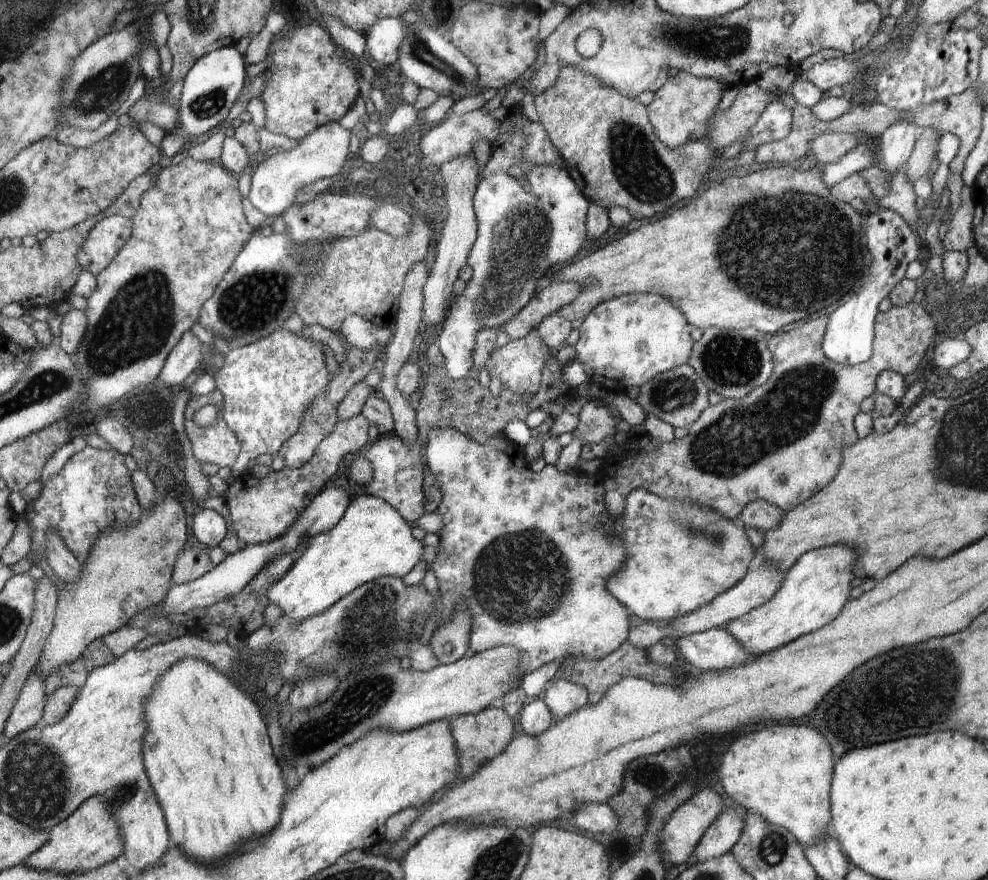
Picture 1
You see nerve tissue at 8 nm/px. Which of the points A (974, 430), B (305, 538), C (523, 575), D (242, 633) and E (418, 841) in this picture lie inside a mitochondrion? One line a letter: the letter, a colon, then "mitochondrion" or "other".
A: mitochondrion
B: other
C: mitochondrion
D: other
E: other

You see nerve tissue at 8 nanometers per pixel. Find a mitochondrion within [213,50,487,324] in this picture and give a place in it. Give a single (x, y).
(466, 83)

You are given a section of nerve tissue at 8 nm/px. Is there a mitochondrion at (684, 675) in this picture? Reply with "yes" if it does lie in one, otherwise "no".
no

